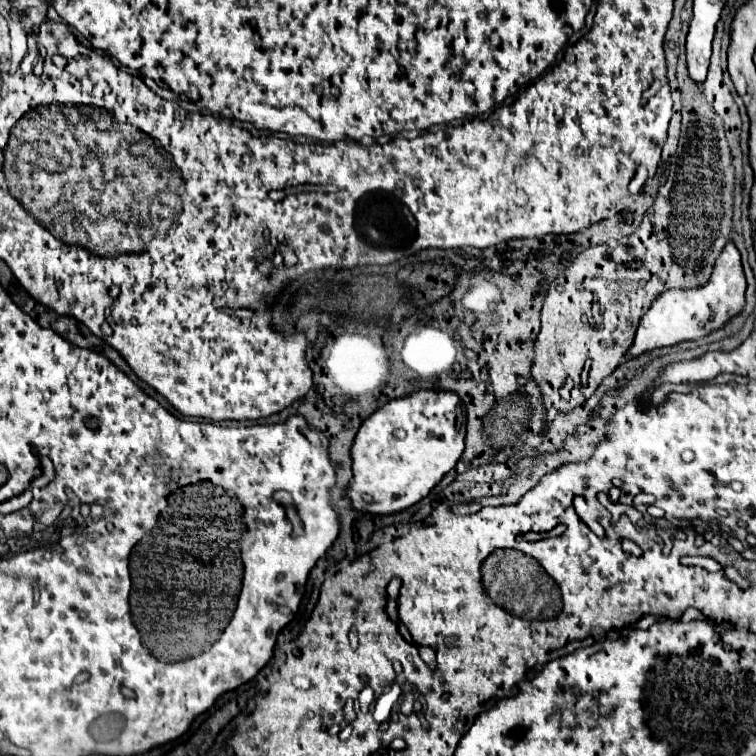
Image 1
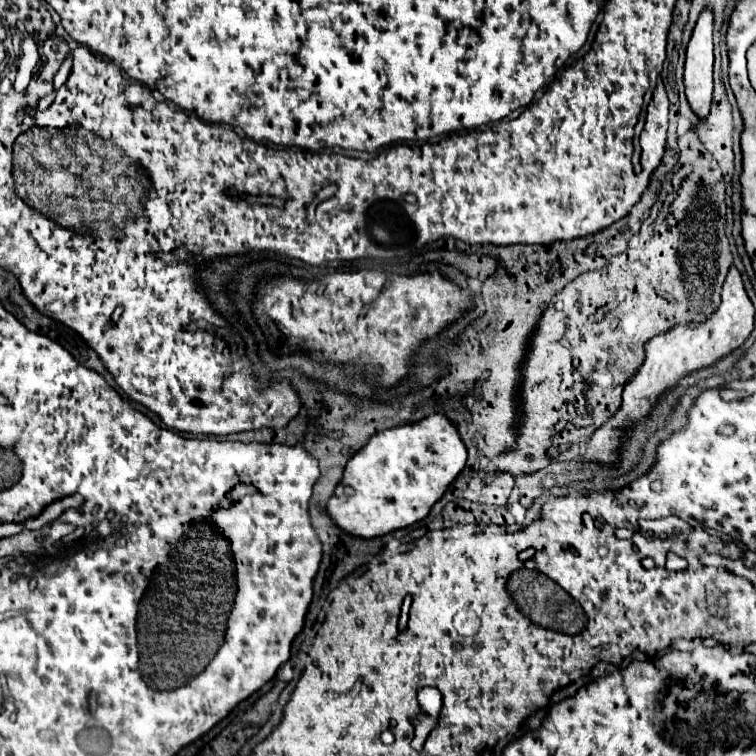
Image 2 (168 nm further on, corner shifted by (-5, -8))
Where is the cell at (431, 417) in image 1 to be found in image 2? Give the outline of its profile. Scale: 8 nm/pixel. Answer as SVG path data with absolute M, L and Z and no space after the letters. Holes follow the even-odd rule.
M442 414L378 432L346 464L344 476L334 490L336 498L326 504L328 516L344 532L366 540L412 526L428 516L464 464L466 446L456 426ZM344 488L352 488L352 494L346 494Z

